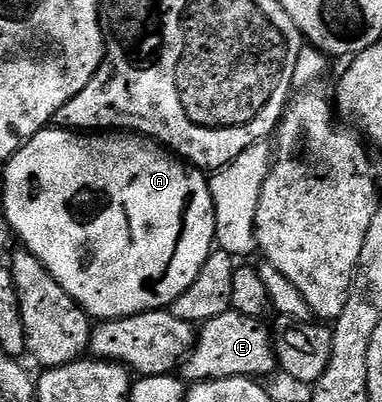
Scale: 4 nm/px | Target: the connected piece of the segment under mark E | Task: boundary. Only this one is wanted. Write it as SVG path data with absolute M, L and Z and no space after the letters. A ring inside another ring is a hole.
M232 310L221 313L221 317L213 317L198 328L195 350L187 356L185 367L188 367L196 375L194 378L199 381L205 379L253 379L259 381L264 378L262 375L276 374L277 364L272 328L262 319L245 317L245 313L237 313Z

